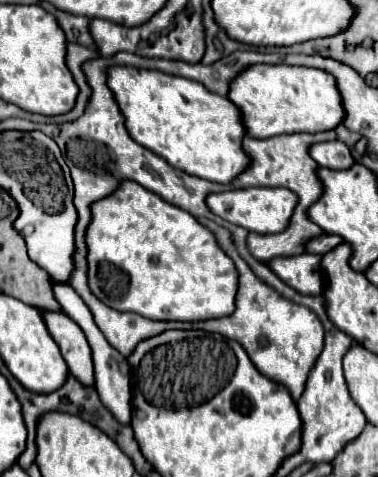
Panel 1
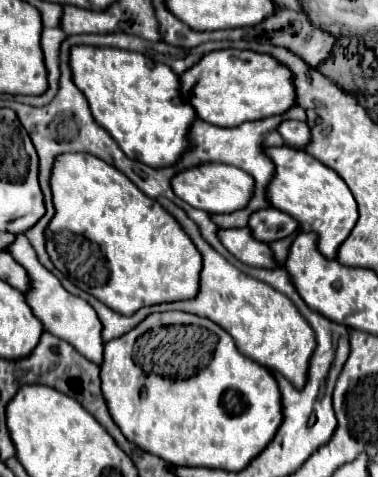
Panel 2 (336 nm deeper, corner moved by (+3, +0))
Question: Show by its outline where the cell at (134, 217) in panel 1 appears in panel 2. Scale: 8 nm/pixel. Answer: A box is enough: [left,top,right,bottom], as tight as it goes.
[44,154,202,314]

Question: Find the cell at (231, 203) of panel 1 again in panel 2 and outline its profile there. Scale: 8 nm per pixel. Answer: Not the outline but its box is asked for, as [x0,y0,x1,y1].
[172,162,252,214]

